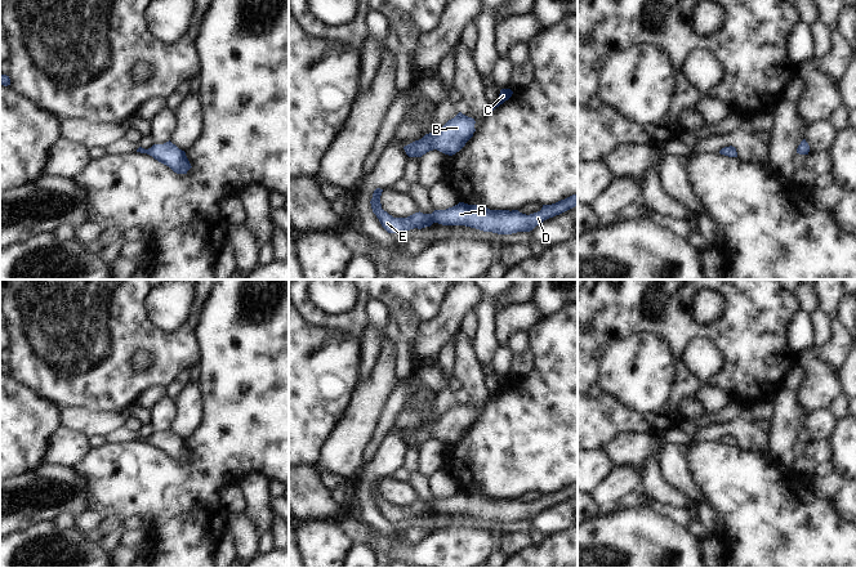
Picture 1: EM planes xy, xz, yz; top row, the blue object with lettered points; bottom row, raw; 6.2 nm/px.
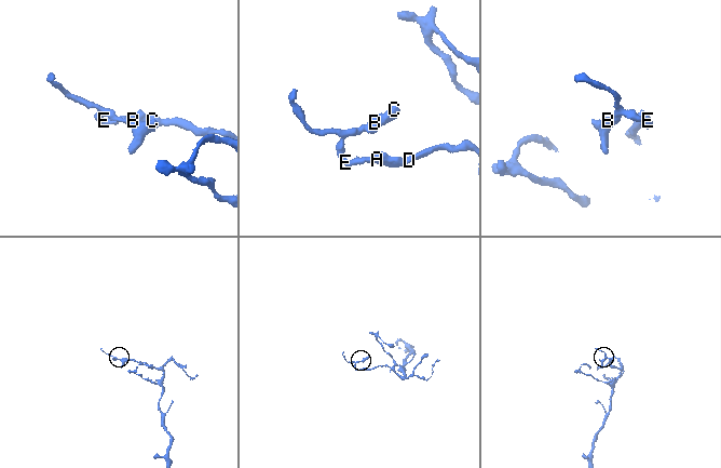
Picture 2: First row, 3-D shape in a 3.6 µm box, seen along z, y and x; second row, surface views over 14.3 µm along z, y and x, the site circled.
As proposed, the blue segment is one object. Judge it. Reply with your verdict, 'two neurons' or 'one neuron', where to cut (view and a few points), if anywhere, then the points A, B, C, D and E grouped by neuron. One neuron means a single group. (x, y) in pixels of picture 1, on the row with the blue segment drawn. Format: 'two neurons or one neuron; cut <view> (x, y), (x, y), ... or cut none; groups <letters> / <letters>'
one neuron; cut none; groups A B C D E

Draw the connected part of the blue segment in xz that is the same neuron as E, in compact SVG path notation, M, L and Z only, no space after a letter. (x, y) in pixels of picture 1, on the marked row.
M376 188L370 204L373 213L388 233L400 233L414 228L422 229L438 223L442 225L465 225L498 234L512 234L530 232L544 220L578 206L578 194L572 194L556 204L543 205L540 211L530 215L518 210L490 210L478 205L459 202L446 210L434 210L432 214L419 211L407 218L393 218L382 209L382 192L383 189Z

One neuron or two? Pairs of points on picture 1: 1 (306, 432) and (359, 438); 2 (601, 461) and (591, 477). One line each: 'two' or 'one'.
1: two
2: one

